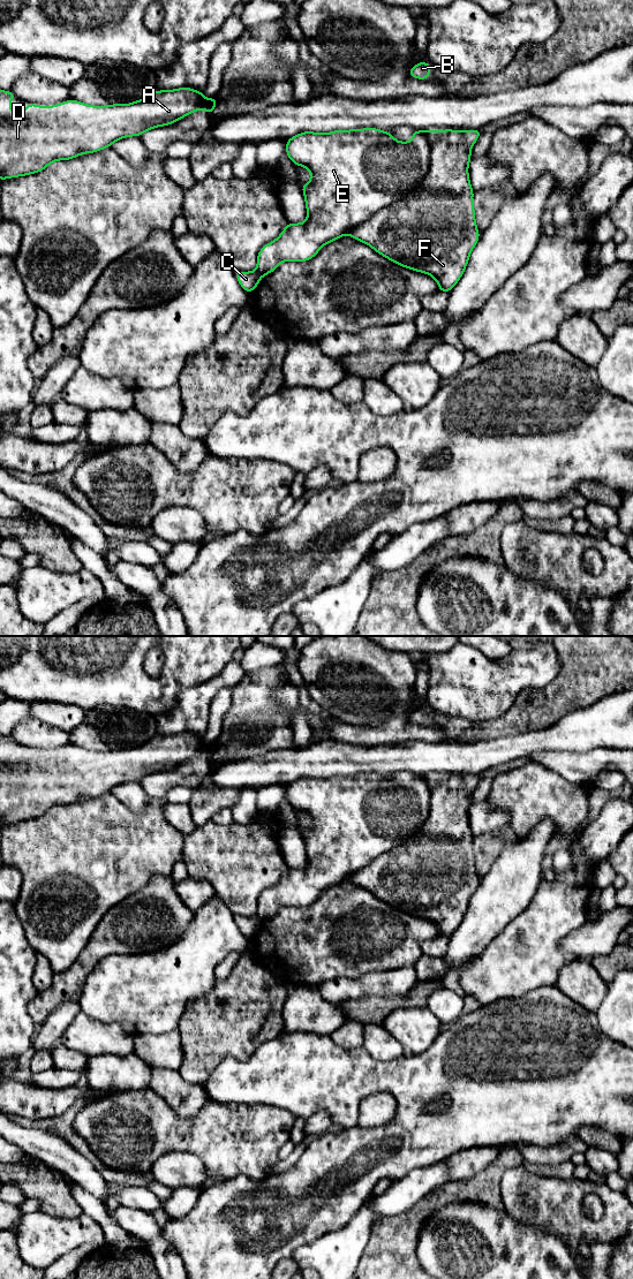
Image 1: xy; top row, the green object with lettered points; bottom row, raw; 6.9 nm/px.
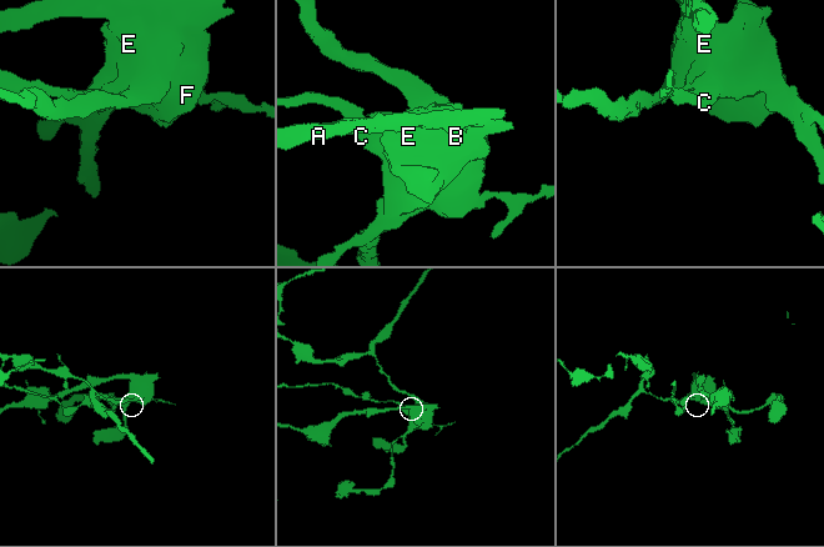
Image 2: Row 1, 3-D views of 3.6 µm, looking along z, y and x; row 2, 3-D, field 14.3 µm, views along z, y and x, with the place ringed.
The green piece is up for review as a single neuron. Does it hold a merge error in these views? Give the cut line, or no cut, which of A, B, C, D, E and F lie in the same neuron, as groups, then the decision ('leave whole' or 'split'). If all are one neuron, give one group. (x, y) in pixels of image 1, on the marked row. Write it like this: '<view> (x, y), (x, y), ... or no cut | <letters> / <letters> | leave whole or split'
xy (424, 131), (430, 146), (430, 167), (424, 178), (347, 233) | A B C D F / E | split

